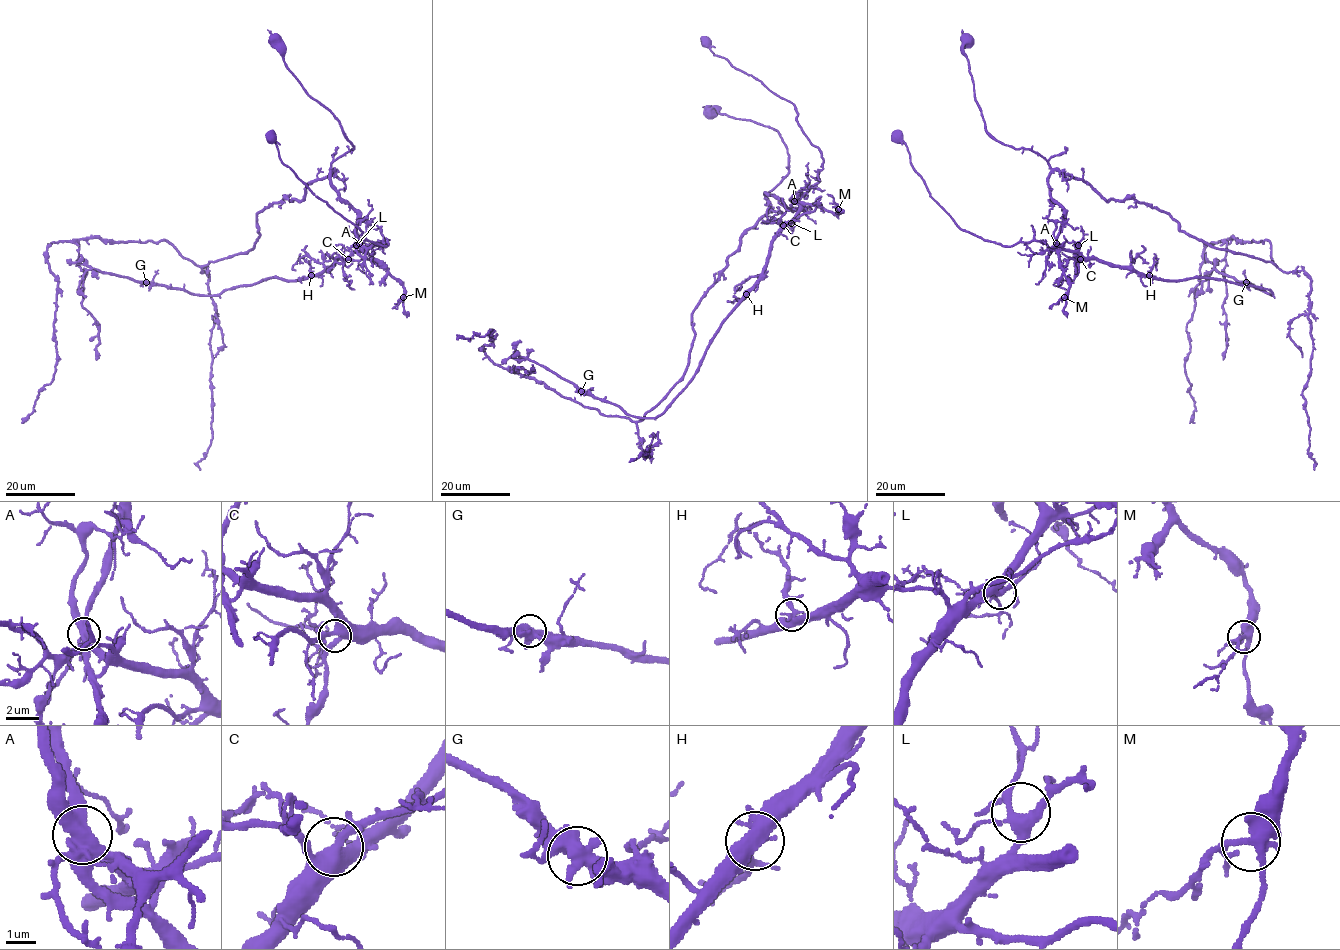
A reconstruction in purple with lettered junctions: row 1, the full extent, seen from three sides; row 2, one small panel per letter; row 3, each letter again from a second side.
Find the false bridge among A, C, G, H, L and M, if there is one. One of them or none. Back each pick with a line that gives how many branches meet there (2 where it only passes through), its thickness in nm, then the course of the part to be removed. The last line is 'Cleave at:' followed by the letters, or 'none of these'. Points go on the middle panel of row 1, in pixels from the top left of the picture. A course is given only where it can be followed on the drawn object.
A: 6 branches meet; 480 nm thick; foreign part runs (794, 201), (799, 212), (773, 241), (764, 276), (653, 418), (586, 395), (518, 354), (520, 340)
Cleave at: A

